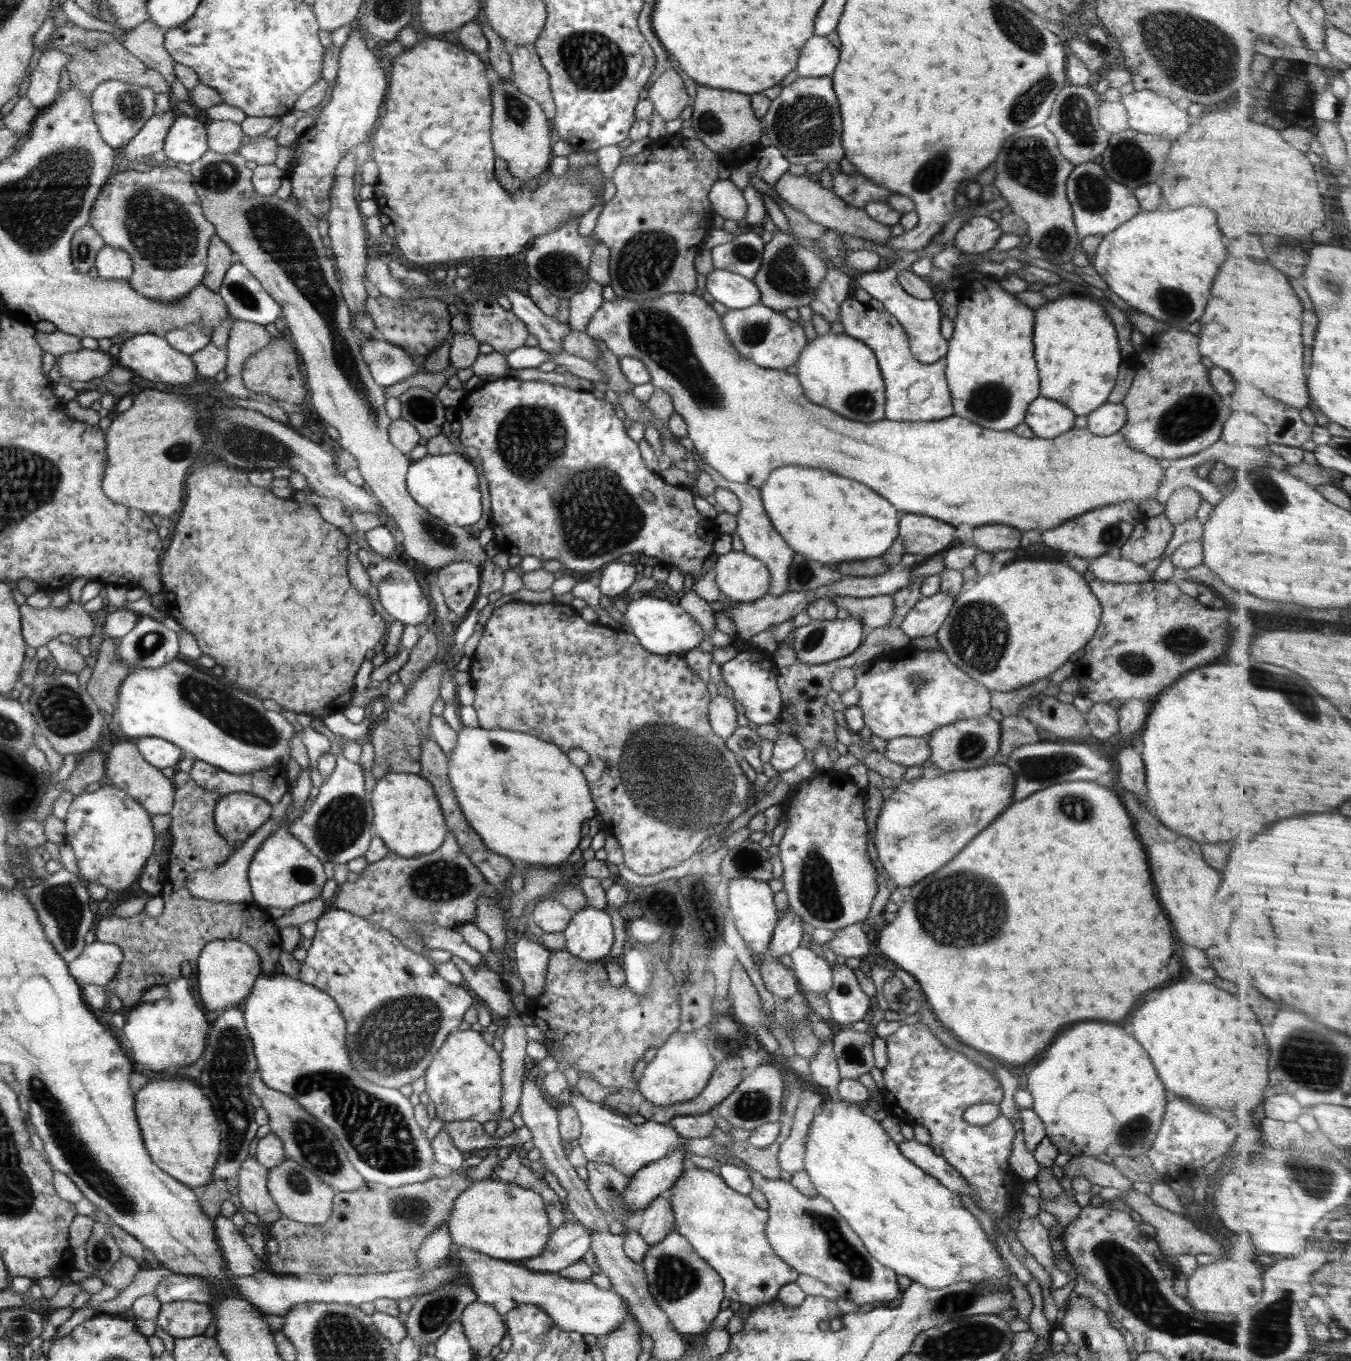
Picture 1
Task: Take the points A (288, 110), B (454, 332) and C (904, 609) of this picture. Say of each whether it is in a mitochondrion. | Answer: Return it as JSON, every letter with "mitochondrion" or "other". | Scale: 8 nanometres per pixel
{"A":"other","B":"other","C":"other"}

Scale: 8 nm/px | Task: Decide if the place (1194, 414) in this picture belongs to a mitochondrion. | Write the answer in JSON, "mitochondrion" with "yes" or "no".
{"mitochondrion":"yes"}

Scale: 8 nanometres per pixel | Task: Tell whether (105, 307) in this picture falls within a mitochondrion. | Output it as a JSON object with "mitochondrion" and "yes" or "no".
{"mitochondrion":"no"}

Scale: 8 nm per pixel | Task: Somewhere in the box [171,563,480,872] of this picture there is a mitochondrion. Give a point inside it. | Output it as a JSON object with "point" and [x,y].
{"point":[212,698]}

